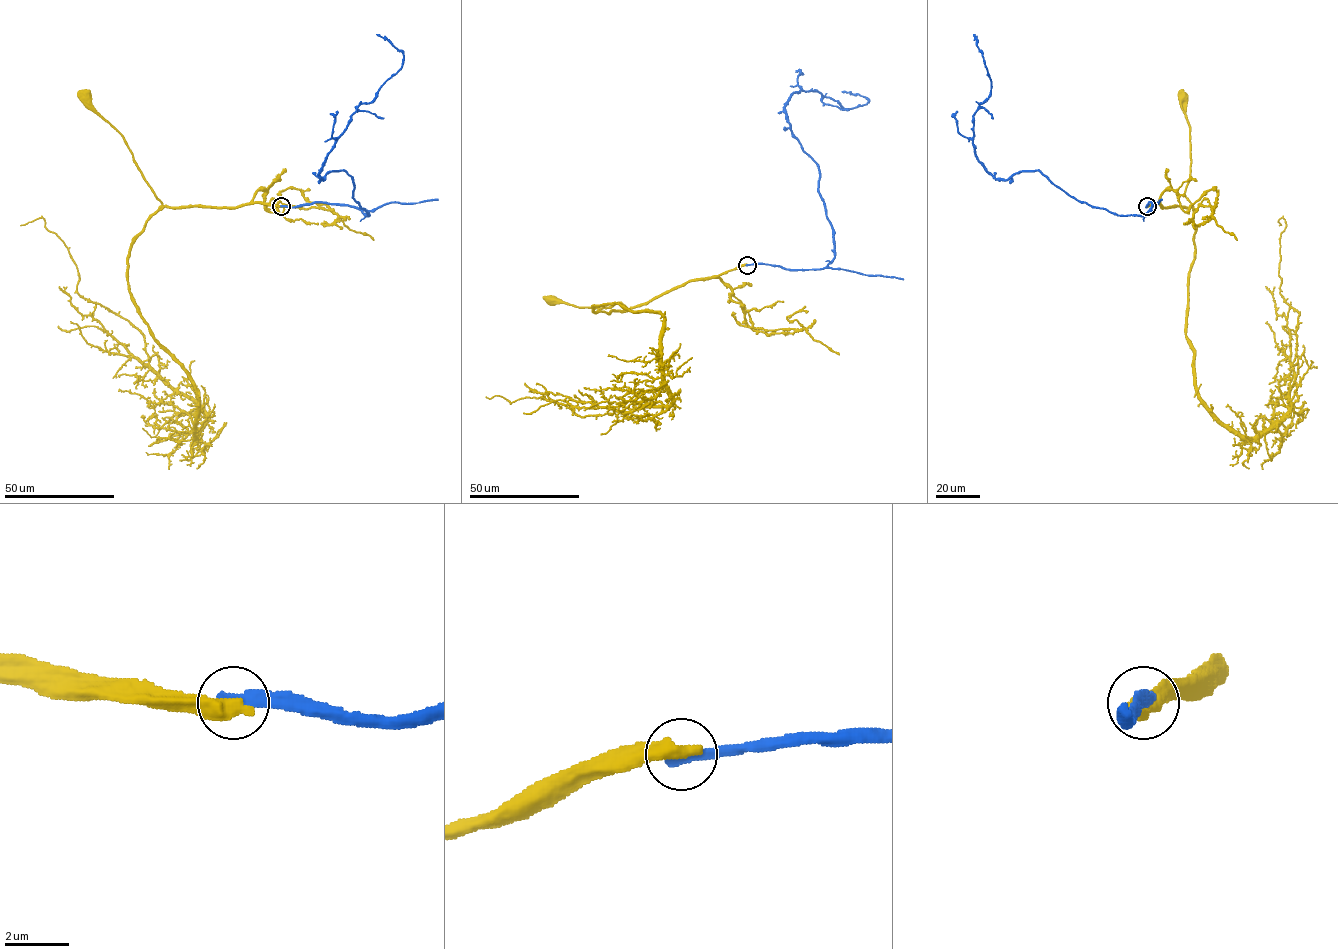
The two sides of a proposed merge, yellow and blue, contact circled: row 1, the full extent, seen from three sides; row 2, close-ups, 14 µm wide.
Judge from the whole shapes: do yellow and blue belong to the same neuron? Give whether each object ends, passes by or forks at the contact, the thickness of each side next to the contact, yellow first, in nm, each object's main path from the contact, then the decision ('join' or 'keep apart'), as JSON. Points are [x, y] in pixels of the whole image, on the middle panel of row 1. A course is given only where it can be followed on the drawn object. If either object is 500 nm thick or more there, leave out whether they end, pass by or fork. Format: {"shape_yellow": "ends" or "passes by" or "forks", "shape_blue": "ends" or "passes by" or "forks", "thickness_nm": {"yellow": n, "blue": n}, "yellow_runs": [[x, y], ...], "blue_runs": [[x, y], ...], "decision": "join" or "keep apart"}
{"thickness_nm": {"yellow": 550, "blue": 460}, "yellow_runs": [[747, 264], [690, 280], [628, 309], [621, 302], [593, 308], [551, 300]], "blue_runs": [[747, 265], [821, 269], [834, 257], [819, 166], [784, 105], [801, 90], [843, 108], [869, 101], [842, 91]], "decision": "keep apart"}

